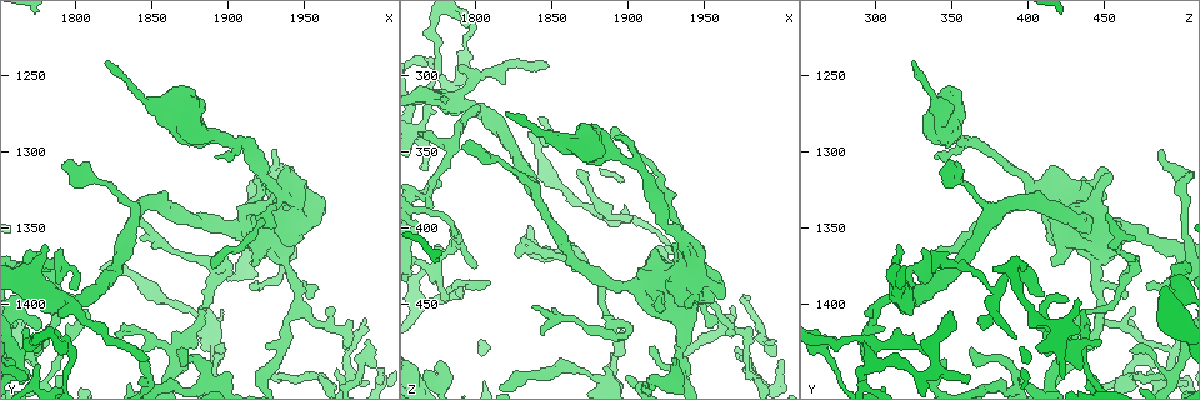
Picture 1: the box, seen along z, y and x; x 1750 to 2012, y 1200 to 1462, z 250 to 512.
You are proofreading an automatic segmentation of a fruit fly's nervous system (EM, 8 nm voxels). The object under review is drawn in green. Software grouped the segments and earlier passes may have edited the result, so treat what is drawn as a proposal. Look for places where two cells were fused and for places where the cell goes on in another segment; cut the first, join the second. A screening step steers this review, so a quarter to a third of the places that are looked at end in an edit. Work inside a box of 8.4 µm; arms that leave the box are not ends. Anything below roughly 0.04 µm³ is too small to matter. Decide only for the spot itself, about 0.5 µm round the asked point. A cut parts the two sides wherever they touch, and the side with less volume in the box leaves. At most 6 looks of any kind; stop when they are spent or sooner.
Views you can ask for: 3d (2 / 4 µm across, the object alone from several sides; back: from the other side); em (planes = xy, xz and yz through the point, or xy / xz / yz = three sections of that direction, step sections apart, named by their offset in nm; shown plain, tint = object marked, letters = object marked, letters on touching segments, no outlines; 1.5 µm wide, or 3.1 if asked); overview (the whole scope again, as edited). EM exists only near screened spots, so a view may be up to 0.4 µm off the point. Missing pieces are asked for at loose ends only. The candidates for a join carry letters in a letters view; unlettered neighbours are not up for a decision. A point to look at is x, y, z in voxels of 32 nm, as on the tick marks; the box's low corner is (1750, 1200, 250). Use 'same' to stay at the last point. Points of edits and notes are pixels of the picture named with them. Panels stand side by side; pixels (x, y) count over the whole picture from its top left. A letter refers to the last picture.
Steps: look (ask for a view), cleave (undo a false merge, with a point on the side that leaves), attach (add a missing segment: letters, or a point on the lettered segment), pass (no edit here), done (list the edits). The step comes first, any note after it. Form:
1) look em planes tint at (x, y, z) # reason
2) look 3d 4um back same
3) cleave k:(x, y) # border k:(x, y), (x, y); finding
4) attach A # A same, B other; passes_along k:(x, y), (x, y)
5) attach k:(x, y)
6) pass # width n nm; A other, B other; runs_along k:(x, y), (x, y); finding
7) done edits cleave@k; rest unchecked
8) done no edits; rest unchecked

look 3d 2um at (1926, 1318, 434)

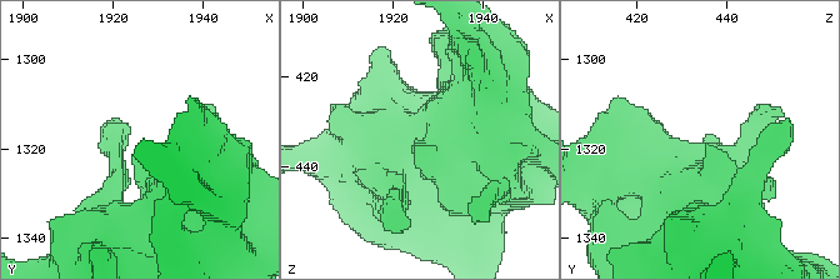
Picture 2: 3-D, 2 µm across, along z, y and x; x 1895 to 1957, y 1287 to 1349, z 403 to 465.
look em planes letters at (1925, 1319, 435)

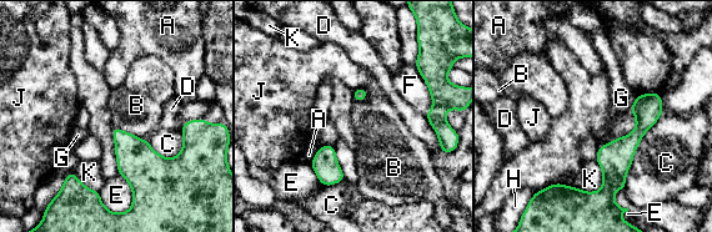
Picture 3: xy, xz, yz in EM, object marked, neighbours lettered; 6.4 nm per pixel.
pass # A other, B other, C other, D other, E other, F other, G other, H other, J other, K other; no lettered segment goes on from it

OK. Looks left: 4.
look 3d 2um at (1898, 1290, 356) # sudden change in width

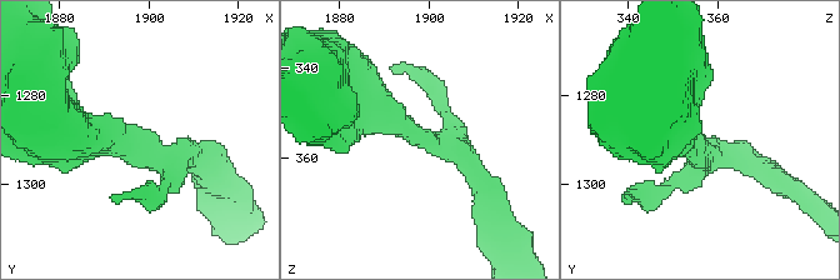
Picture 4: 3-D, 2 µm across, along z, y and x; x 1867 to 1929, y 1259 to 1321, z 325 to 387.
look em yz step 4 tint at (1898, 1290, 356)

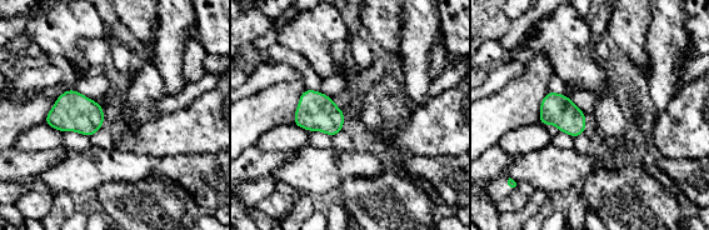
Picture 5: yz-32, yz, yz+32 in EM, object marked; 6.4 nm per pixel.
look em planes letters same

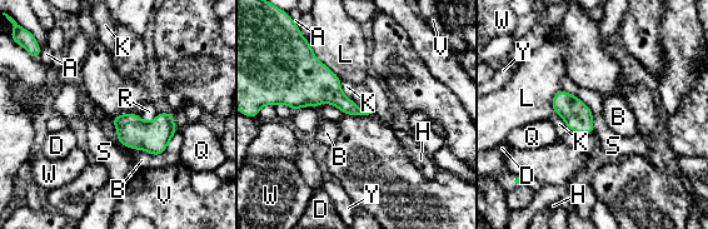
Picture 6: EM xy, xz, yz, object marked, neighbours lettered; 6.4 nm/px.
pass # A other, B other, D other, H other, K other, L other, Q other, R other, S other, V other, W other, Y other; border 6:(110, 118), (151, 154), (176, 129); one cell here

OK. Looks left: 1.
look em planes letters at (1866, 1430, 362) # tapers out

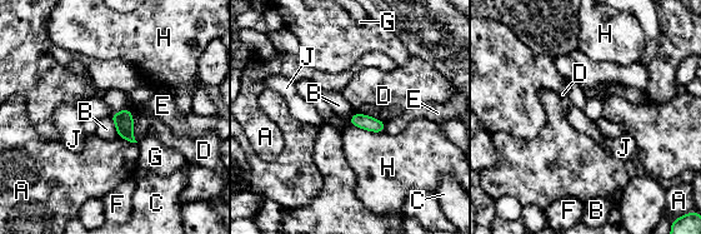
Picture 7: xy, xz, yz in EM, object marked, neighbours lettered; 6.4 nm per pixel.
pass # width 100 nm; A other, B other, C other, D other, E other, F other, G other, H other, J other; border 7:(110, 116), (118, 135); none of them fits

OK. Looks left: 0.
done no edits; rest unchecked

